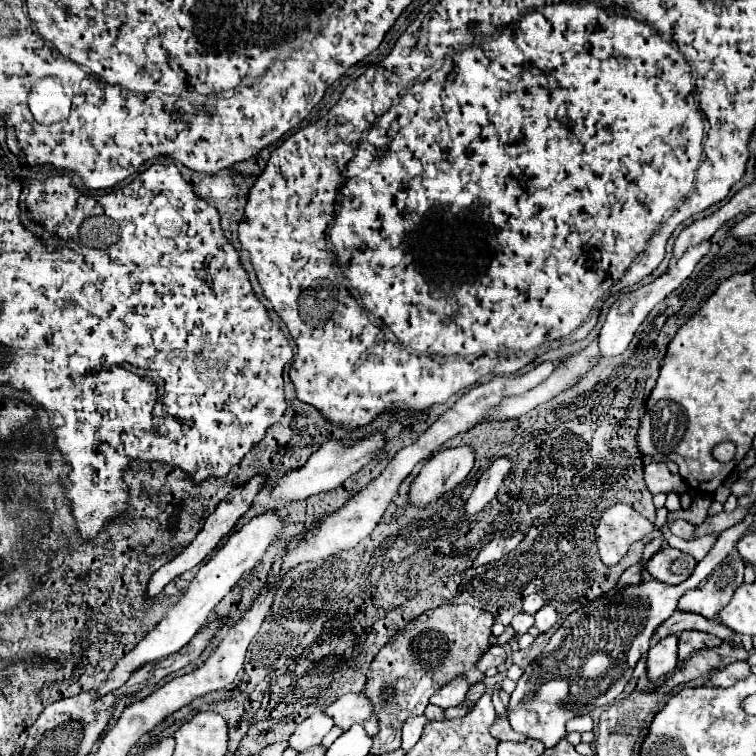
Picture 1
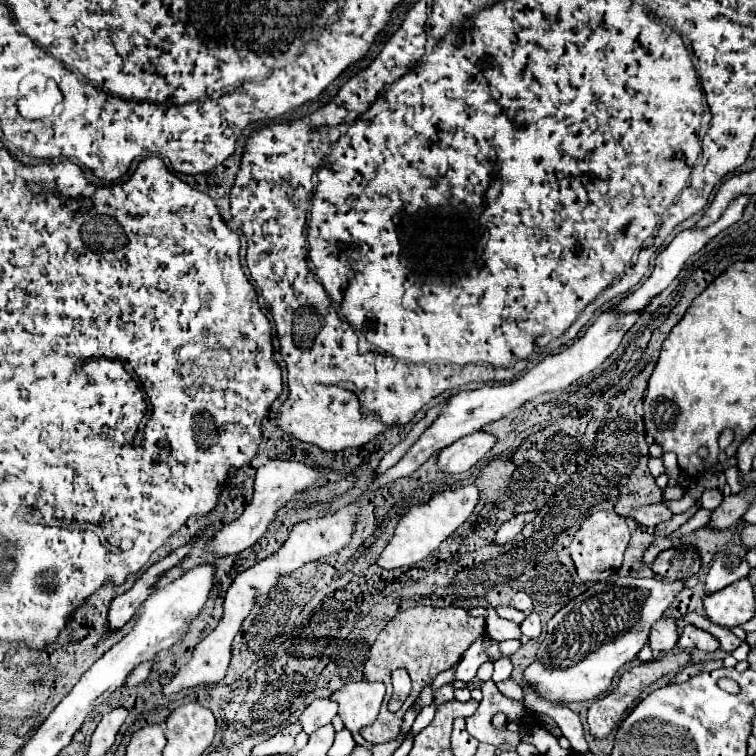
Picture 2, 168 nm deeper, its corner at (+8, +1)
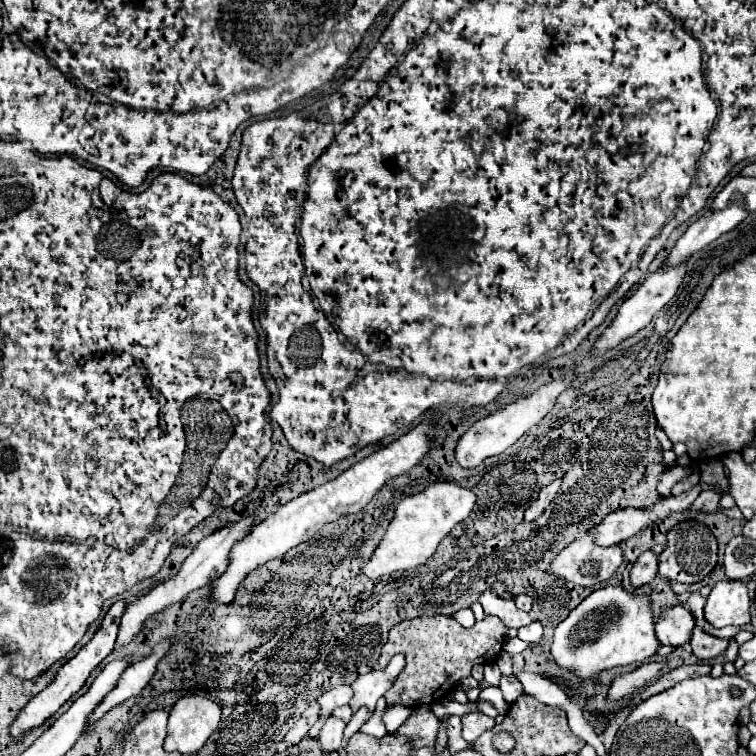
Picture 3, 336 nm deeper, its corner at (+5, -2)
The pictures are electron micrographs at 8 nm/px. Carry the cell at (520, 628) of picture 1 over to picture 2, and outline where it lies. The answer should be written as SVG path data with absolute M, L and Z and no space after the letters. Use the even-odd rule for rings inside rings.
M508 605L508 607L498 607L496 611L498 611L498 615L500 615L502 619L510 619L510 621L514 621L514 623L518 623L518 625L526 619L526 615L524 615L522 611L518 611L518 609L510 607L510 605Z

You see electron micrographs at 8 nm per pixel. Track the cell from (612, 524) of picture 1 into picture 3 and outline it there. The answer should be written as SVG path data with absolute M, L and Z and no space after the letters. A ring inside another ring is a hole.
M585 532L583 536L573 540L567 548L563 548L557 554L557 558L551 562L547 572L557 576L557 578L563 578L563 580L569 580L573 584L579 584L579 586L595 586L595 584L607 582L613 576L613 572L621 566L621 562L623 562L623 554L621 554L621 548L617 544L615 546L607 546L607 548L595 546L593 544L593 536L589 536L589 532Z

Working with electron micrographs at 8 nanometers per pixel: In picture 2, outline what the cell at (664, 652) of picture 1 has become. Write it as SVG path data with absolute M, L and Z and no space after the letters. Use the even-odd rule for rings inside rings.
M660 619L654 623L654 629L650 631L650 649L656 651L666 651L674 649L678 641L678 627L674 619Z

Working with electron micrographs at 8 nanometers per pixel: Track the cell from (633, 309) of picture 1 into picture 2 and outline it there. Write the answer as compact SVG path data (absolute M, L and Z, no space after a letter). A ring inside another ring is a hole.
M738 197L736 201L732 201L732 205L726 209L726 213L724 213L714 225L708 225L708 227L704 227L704 229L686 229L686 231L678 233L678 235L672 239L672 243L670 243L666 249L662 249L660 255L656 257L652 275L650 275L634 293L630 293L630 295L624 297L620 303L616 303L616 305L612 307L614 313L636 313L636 311L642 311L656 295L660 295L660 293L678 277L678 273L682 271L684 263L686 263L694 253L698 253L712 237L716 237L720 231L724 231L726 227L730 227L732 223L736 223L736 221L742 217L742 211L744 211L744 205L746 205L746 203L748 203L748 197Z

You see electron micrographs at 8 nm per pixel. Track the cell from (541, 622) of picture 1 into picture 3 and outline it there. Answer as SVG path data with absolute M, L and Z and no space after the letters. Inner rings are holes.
M531 622L529 626L519 628L519 634L517 634L517 636L519 636L521 640L533 644L533 642L539 642L539 640L541 640L541 634L543 634L543 626L541 626L541 622Z

